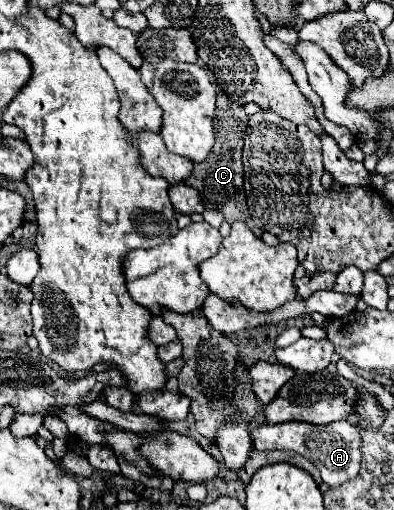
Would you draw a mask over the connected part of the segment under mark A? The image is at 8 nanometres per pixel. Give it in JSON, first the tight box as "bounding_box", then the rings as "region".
{"bounding_box":[252,421,360,487],"region":[[[286,421],[286,423],[262,423],[252,429],[252,441],[258,451],[270,451],[270,449],[282,449],[282,451],[294,451],[308,461],[312,461],[322,481],[330,487],[340,485],[344,481],[354,479],[360,469],[360,435],[354,425],[348,421],[334,421],[328,425],[312,425],[312,423],[300,423],[300,421]]]}

